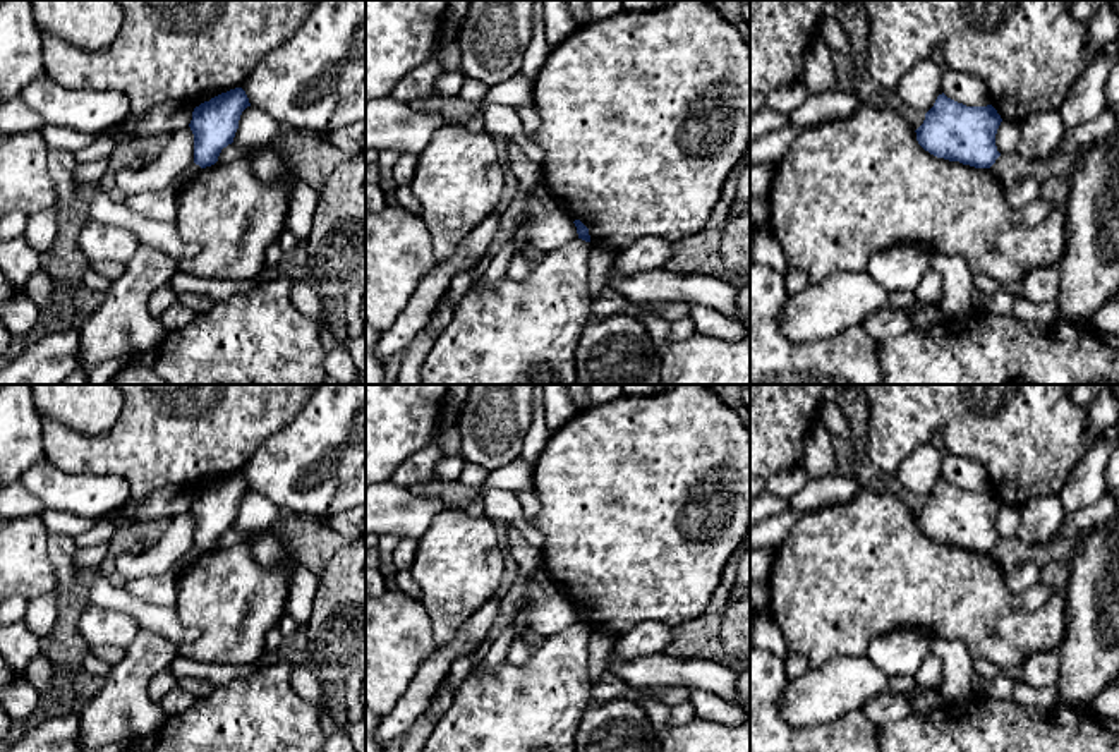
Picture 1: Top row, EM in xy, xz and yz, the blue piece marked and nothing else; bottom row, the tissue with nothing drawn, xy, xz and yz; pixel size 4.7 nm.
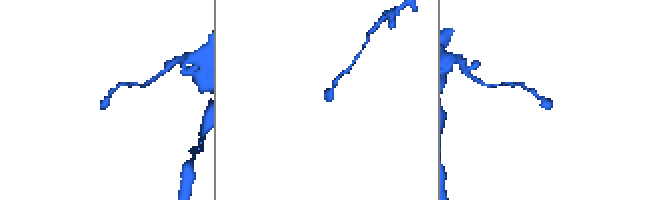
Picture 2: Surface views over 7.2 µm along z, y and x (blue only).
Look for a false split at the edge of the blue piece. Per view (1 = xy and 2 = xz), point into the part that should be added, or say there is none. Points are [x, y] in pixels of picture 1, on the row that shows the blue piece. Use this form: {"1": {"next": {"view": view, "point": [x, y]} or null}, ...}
{"1": {"next": null}, "2": {"next": null}}

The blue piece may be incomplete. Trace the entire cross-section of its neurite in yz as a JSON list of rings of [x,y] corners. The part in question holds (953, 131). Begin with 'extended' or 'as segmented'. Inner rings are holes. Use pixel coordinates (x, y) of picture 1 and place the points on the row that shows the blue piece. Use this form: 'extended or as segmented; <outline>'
as segmented; [[[942,93],[915,132],[918,144],[937,158],[990,168],[1001,156],[995,146],[1001,122],[992,105],[966,106]]]

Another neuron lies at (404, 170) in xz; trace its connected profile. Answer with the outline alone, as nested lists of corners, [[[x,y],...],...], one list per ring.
[[[402,153],[393,167],[393,179],[395,184],[410,185],[415,170],[417,170],[419,155],[414,153]]]

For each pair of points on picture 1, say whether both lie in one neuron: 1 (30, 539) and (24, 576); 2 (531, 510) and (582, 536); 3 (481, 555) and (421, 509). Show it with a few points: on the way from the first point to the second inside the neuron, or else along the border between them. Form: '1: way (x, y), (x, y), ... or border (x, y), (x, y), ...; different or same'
1: way (24, 548), (24, 567); same
2: border (532, 490), (539, 503), (534, 524); different
3: border (450, 507), (417, 538); different

